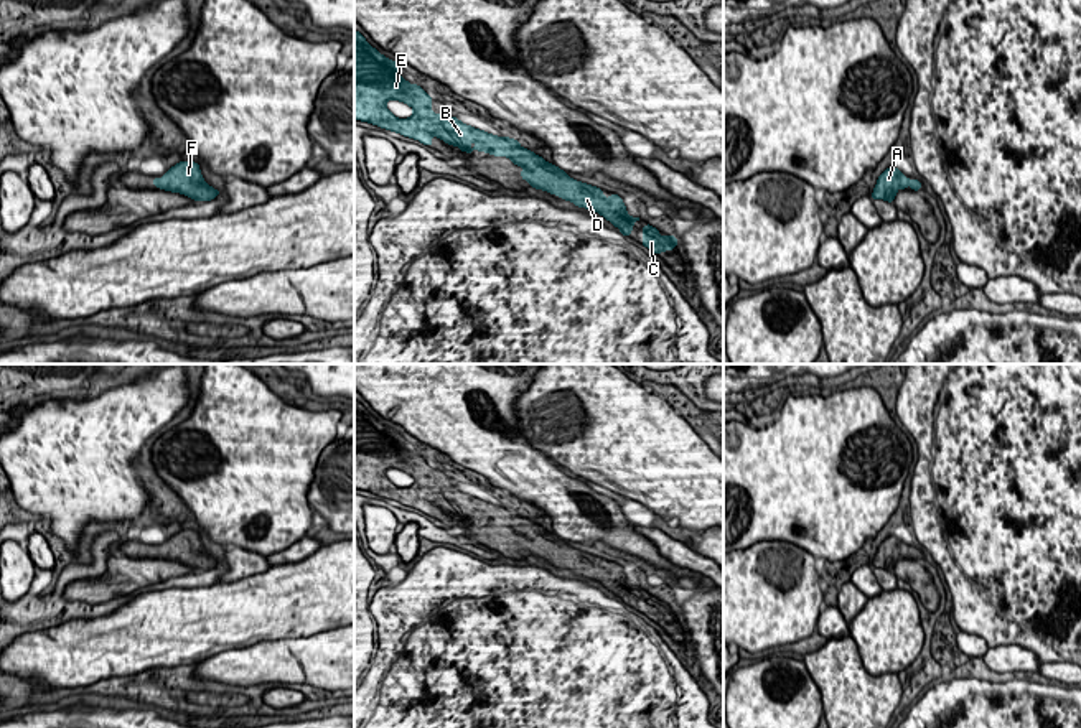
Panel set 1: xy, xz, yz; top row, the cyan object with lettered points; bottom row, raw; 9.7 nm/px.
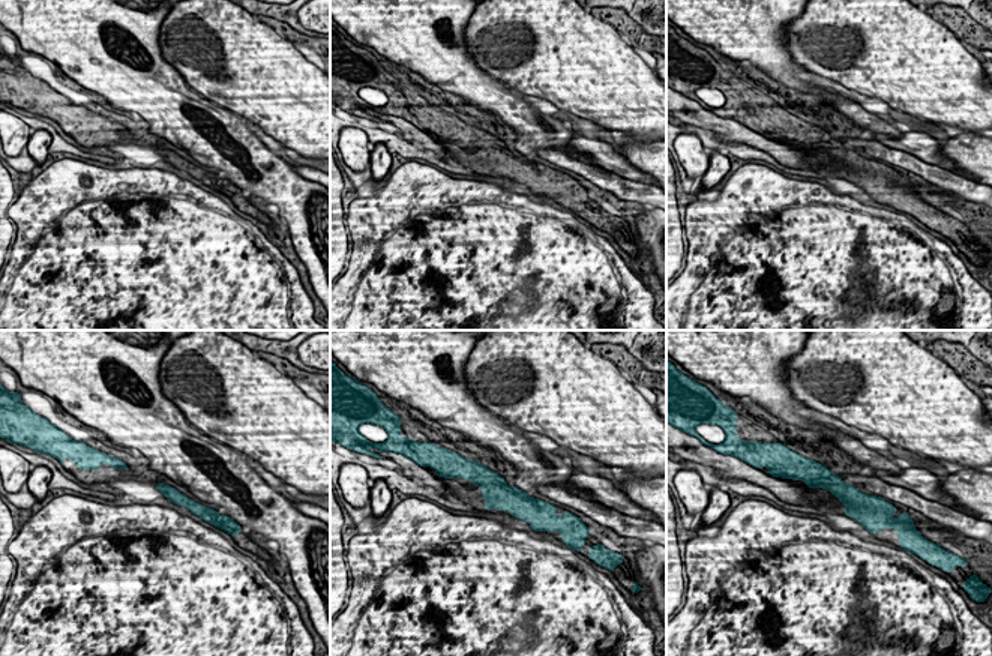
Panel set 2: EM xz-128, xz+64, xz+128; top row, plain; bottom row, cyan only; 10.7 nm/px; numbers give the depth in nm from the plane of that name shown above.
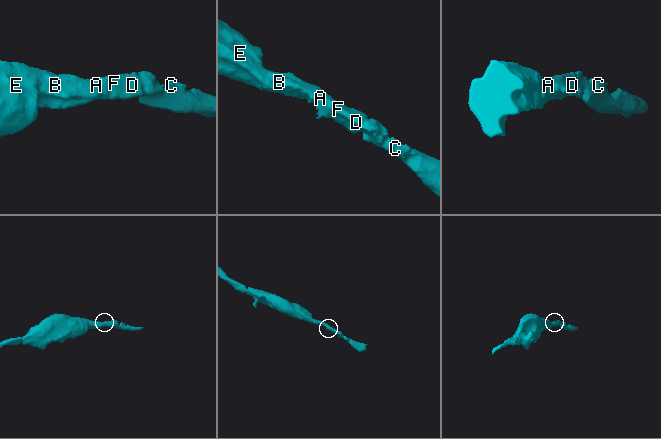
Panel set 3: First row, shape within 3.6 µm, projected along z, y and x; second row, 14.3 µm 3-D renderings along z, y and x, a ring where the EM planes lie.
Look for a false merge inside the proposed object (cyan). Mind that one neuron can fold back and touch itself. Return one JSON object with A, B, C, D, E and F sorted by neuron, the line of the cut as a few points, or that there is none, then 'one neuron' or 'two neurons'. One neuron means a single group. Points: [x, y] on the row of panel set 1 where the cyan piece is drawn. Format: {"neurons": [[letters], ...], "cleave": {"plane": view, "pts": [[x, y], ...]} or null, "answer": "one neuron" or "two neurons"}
{"neurons": [["A", "B", "C", "D", "E", "F"]], "cleave": null, "answer": "one neuron"}

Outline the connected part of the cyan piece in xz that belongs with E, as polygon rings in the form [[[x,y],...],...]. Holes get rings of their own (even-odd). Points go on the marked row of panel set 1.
[[[354,30],[354,120],[374,124],[381,128],[397,132],[400,135],[415,138],[424,145],[432,147],[432,137],[442,138],[448,145],[458,147],[461,152],[473,153],[486,152],[494,156],[508,156],[514,165],[522,166],[521,178],[536,189],[544,189],[550,194],[557,194],[560,199],[572,201],[578,208],[597,211],[613,226],[616,226],[623,236],[631,236],[633,224],[639,217],[631,217],[626,212],[626,206],[618,194],[606,198],[603,189],[572,180],[559,166],[547,163],[542,156],[526,150],[517,140],[508,137],[496,137],[488,132],[478,130],[460,122],[456,117],[445,117],[443,114],[432,112],[432,97],[417,84],[407,82],[395,71],[397,63],[382,56],[374,49],[361,33]],[[395,99],[405,102],[414,109],[414,115],[409,119],[397,119],[389,112],[386,102]]]

